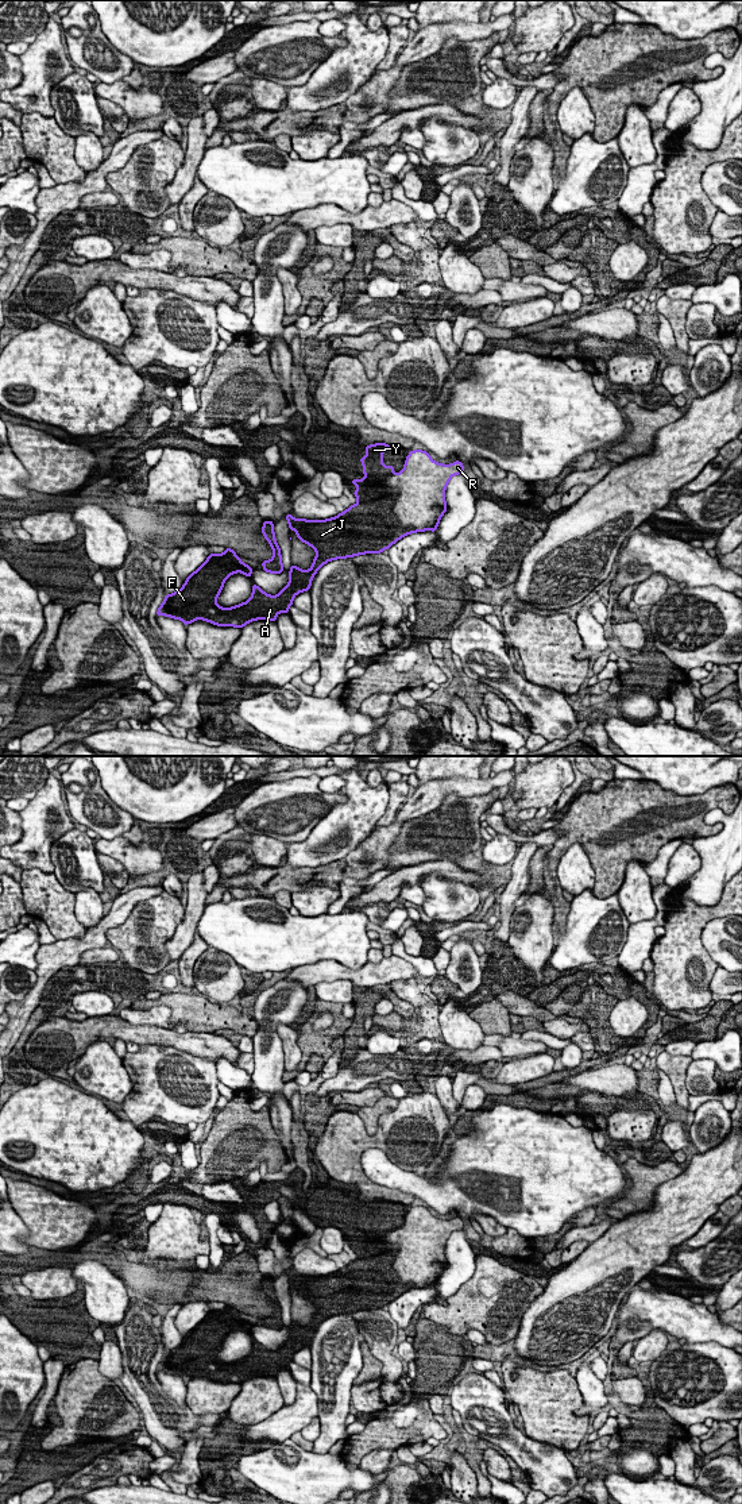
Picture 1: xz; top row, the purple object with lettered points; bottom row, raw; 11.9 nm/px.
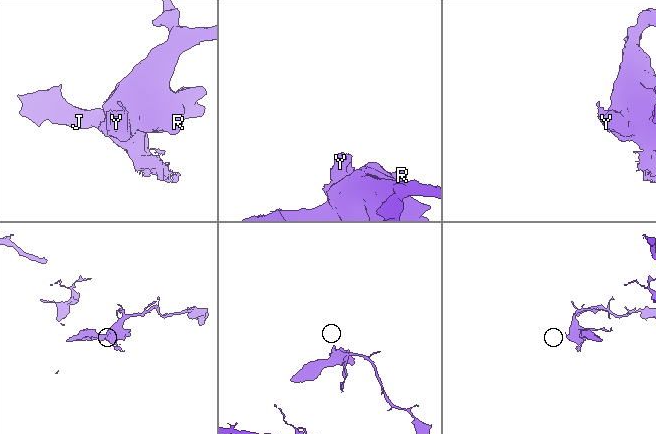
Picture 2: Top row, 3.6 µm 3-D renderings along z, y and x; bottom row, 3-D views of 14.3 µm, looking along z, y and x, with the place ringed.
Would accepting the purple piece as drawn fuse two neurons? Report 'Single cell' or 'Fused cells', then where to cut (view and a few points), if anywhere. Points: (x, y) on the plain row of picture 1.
Single cell. No split

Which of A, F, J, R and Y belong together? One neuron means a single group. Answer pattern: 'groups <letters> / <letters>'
groups A F J R Y

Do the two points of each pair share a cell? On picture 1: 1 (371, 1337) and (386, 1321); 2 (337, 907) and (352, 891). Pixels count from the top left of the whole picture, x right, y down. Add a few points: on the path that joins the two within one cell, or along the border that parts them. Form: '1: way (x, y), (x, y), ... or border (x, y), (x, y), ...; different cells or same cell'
1: way (375, 1333), (382, 1325); same cell
2: way (340, 903), (348, 894); same cell

